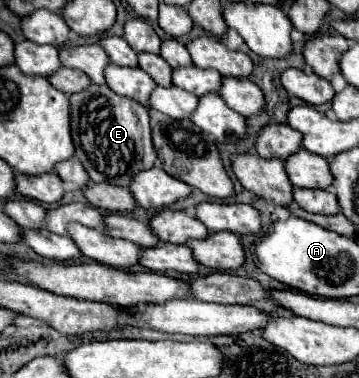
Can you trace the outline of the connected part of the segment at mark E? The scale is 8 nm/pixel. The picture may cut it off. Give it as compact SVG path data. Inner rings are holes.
M107 84L87 88L83 92L75 92L69 96L71 100L71 136L75 140L75 156L81 160L85 170L89 172L95 184L113 184L129 188L133 176L143 172L145 168L153 168L157 160L157 152L151 140L151 126L149 126L149 112L131 98L117 96Z

